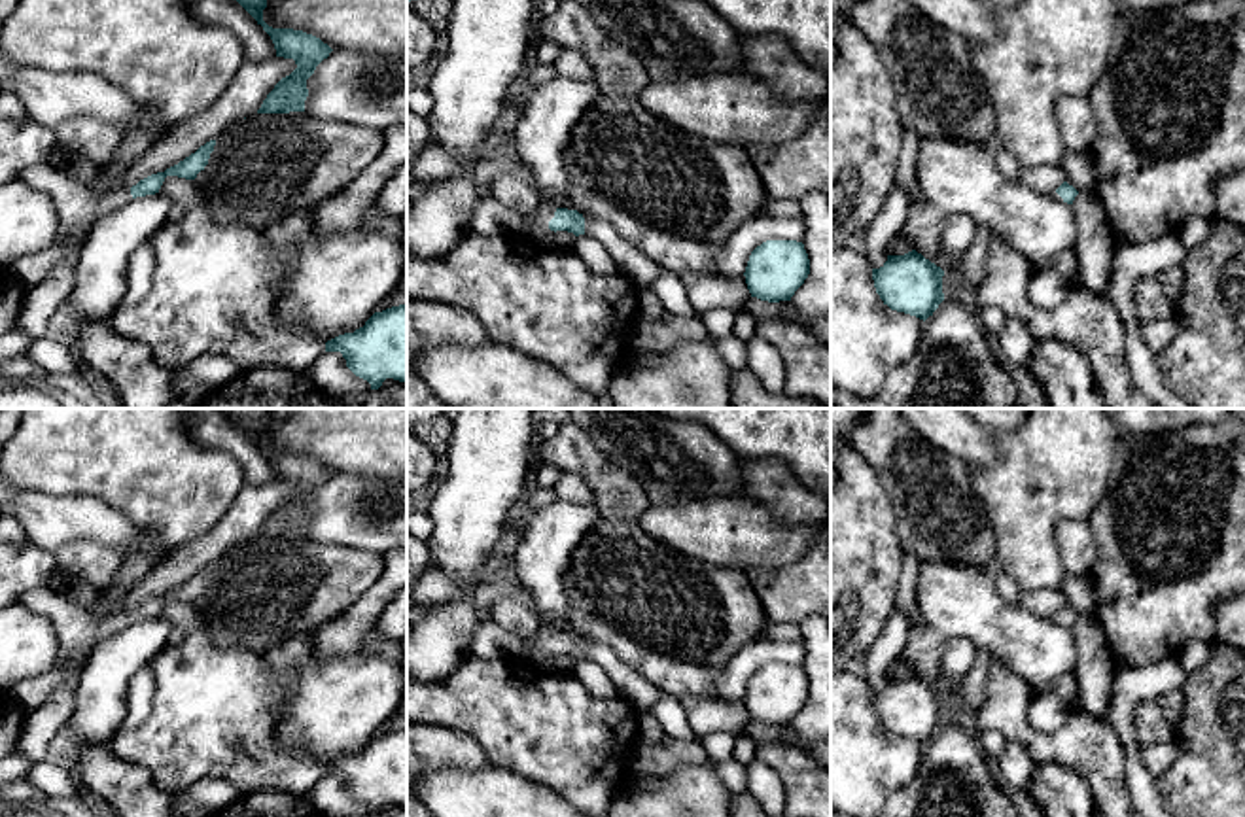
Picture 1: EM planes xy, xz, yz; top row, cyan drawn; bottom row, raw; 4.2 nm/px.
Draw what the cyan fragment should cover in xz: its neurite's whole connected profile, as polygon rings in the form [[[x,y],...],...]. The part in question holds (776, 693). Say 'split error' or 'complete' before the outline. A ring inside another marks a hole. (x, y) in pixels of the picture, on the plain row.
complete; [[[766,664],[757,669],[745,690],[751,721],[768,726],[791,724],[810,698],[810,683],[802,666]]]

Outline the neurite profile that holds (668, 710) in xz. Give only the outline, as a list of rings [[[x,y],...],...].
[[[664,694],[657,702],[653,711],[670,738],[679,739],[679,741],[698,739],[698,736],[693,732],[687,721],[681,700]]]

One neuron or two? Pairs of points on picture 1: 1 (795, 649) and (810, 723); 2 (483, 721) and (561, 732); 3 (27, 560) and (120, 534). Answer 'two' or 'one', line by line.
1: two
2: one
3: two

